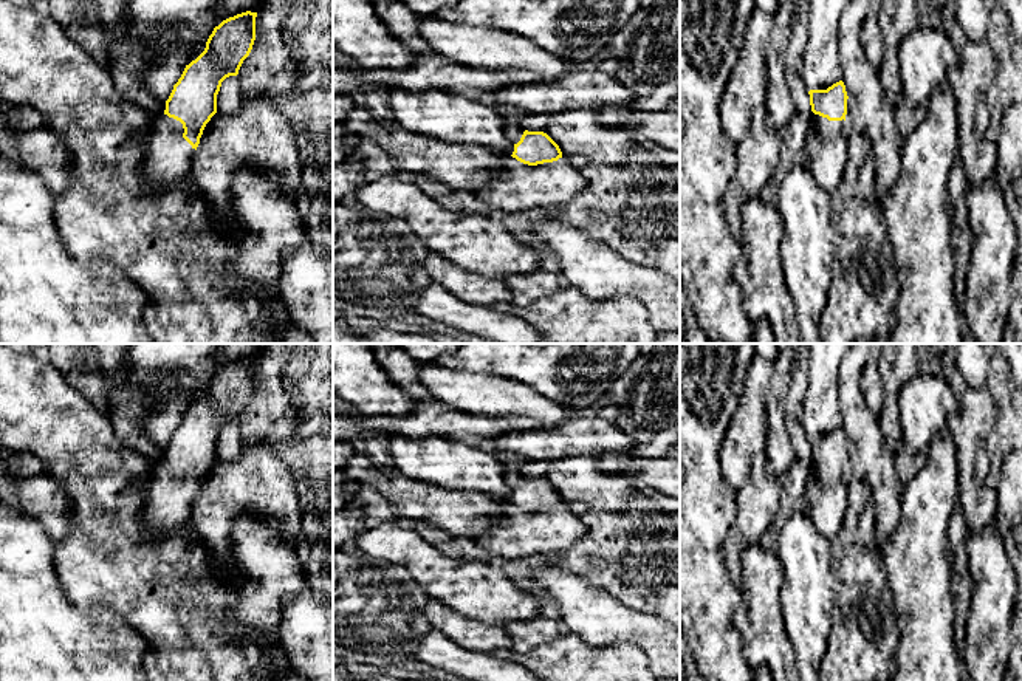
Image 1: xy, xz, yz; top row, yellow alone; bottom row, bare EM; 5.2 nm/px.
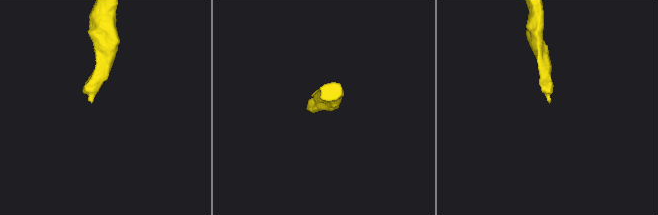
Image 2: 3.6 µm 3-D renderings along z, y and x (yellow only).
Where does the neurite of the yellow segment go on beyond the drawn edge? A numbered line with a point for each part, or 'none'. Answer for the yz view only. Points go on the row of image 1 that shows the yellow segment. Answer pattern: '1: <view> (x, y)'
1: yz (826, 141)

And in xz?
1: xz (513, 130)

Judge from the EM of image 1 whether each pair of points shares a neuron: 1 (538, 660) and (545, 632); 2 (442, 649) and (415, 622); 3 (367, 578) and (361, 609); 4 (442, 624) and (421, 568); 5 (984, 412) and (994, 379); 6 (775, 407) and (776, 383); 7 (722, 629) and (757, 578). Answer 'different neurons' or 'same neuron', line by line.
1: different neurons
2: different neurons
3: same neuron
4: different neurons
5: different neurons
6: same neuron
7: different neurons

